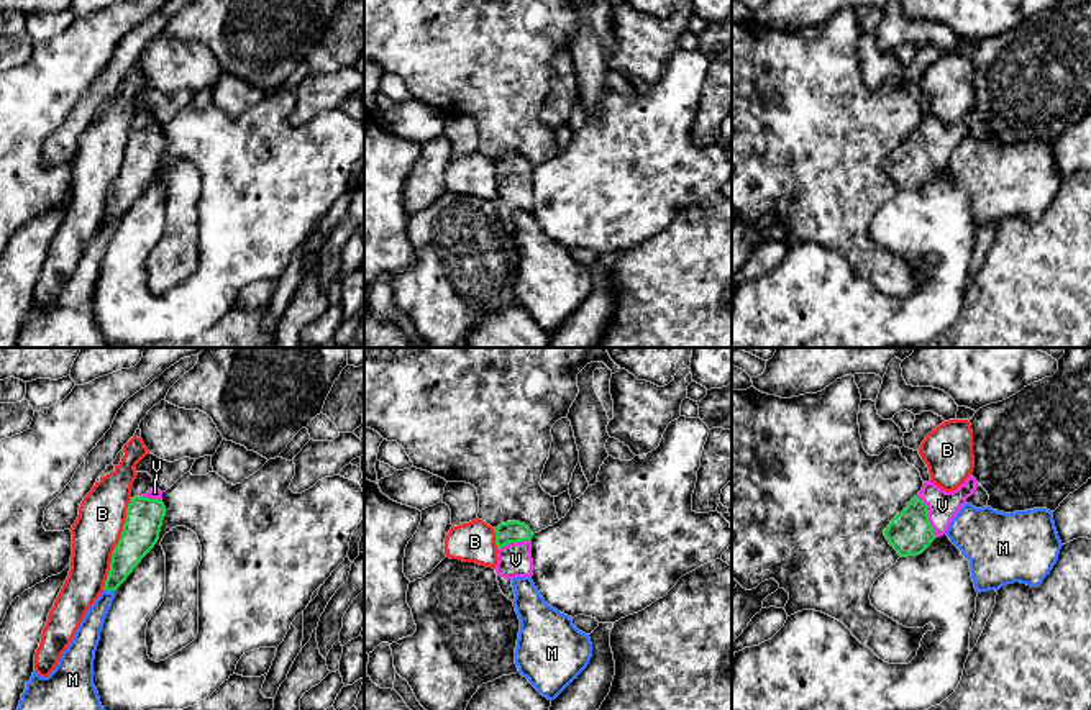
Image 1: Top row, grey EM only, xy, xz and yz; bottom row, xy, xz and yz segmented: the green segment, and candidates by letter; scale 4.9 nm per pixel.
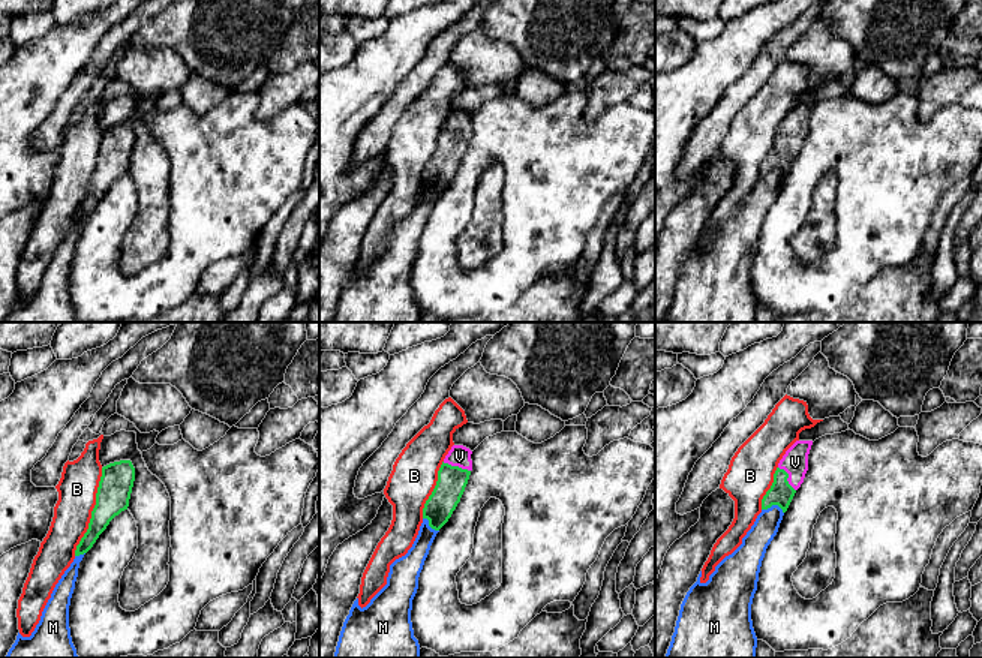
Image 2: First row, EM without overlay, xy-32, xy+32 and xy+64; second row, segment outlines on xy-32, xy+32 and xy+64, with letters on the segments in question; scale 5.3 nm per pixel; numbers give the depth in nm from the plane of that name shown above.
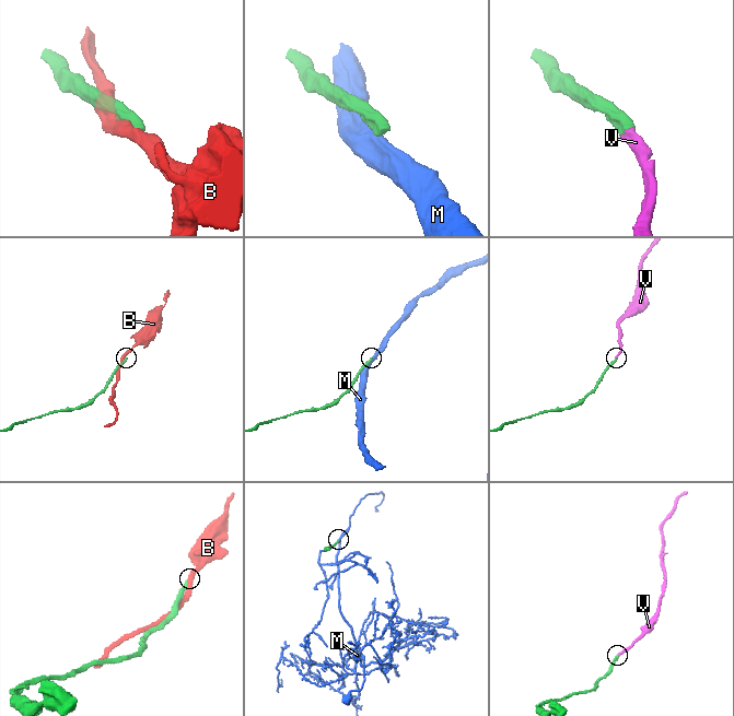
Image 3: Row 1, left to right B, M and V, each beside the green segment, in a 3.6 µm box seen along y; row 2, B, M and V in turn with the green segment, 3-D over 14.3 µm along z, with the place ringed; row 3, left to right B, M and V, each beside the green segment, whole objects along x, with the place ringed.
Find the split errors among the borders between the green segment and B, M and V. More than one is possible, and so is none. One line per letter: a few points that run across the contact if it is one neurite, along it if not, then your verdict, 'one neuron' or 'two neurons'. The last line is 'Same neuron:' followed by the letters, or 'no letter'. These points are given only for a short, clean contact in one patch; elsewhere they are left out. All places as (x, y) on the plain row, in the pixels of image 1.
B: two neurons
M: xy (104, 222), (114, 223) | two neurons
V: yz (909, 166), (927, 150), (942, 138) | one neuron
Same neuron: V

